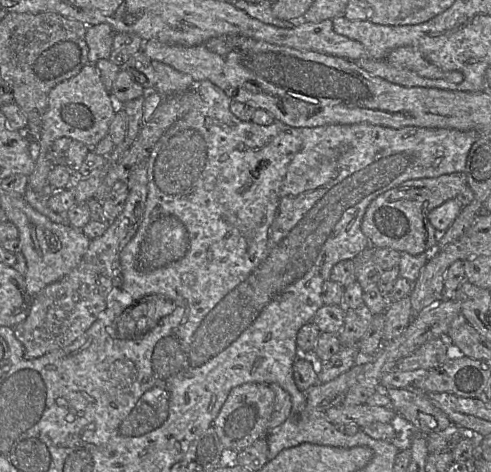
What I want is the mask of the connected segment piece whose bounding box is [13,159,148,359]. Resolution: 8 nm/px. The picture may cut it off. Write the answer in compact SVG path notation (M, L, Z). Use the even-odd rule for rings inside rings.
M147 159L137 165L128 183L129 195L123 211L112 220L102 236L91 239L87 252L76 268L32 298L28 316L13 327L27 359L38 358L72 344L106 308L110 293L121 287L120 253L136 234L145 211L148 195Z

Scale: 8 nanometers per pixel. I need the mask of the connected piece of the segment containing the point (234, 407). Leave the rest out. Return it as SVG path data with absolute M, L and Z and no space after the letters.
M244 383L231 389L213 422L213 427L225 448L241 451L259 438L265 437L273 409L274 392L269 385Z

